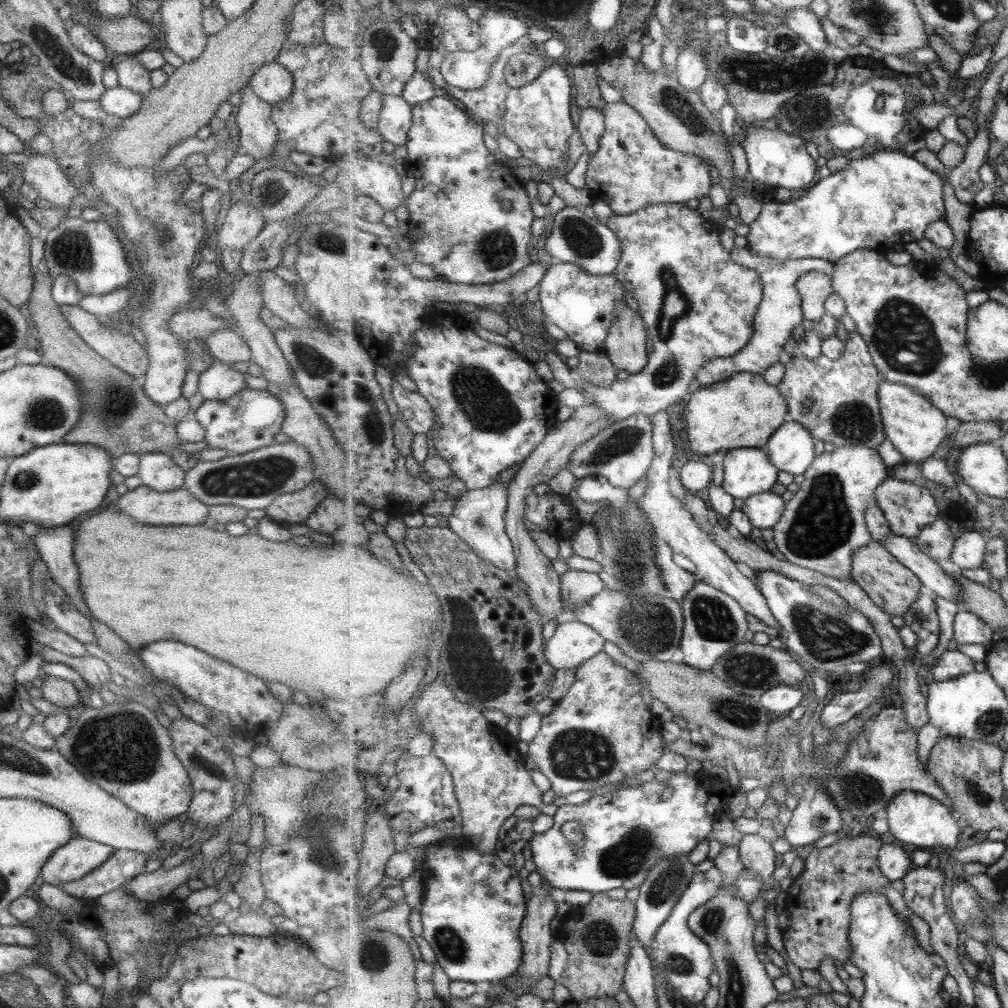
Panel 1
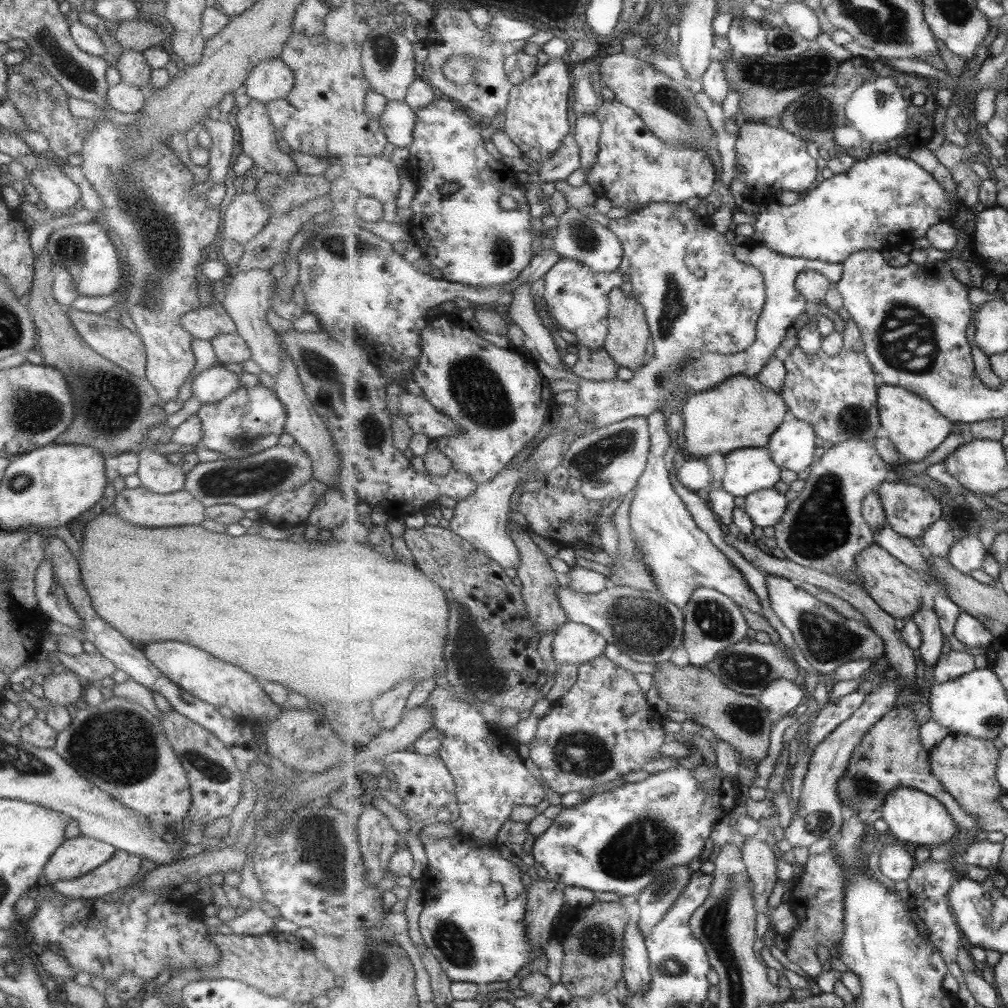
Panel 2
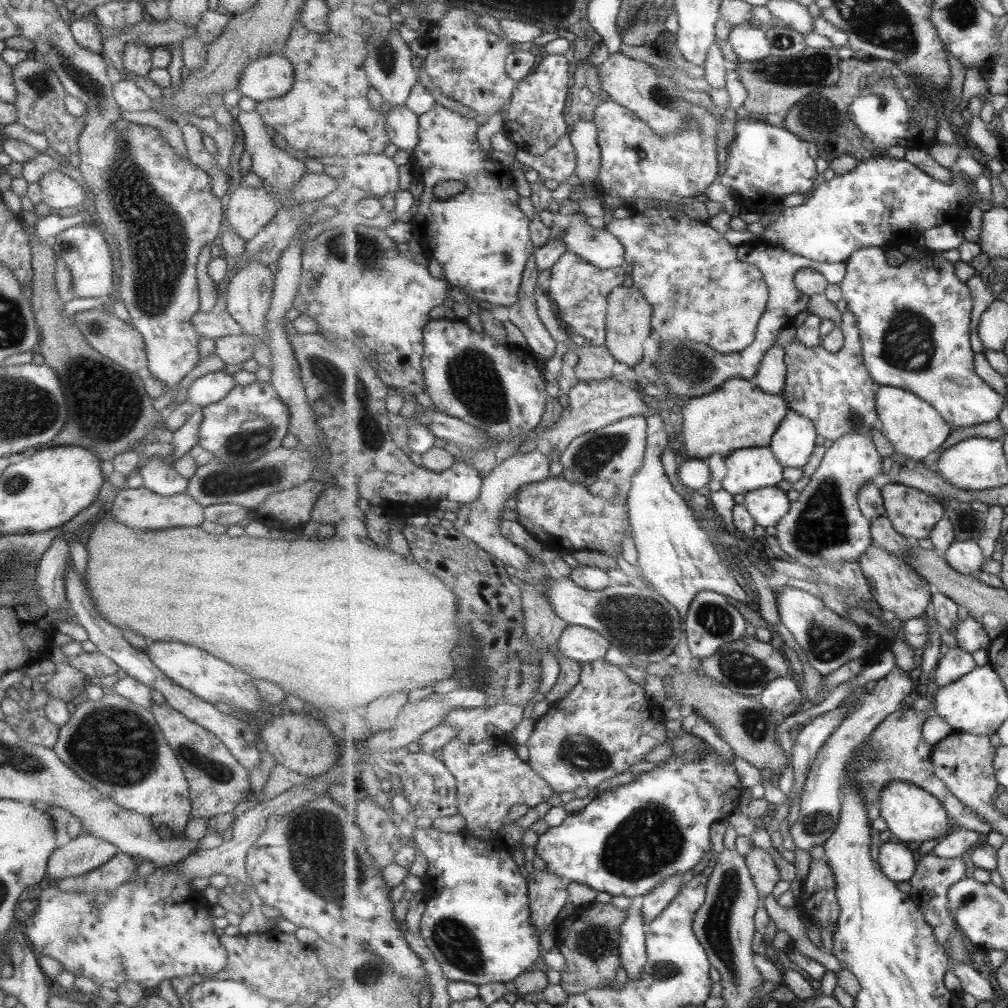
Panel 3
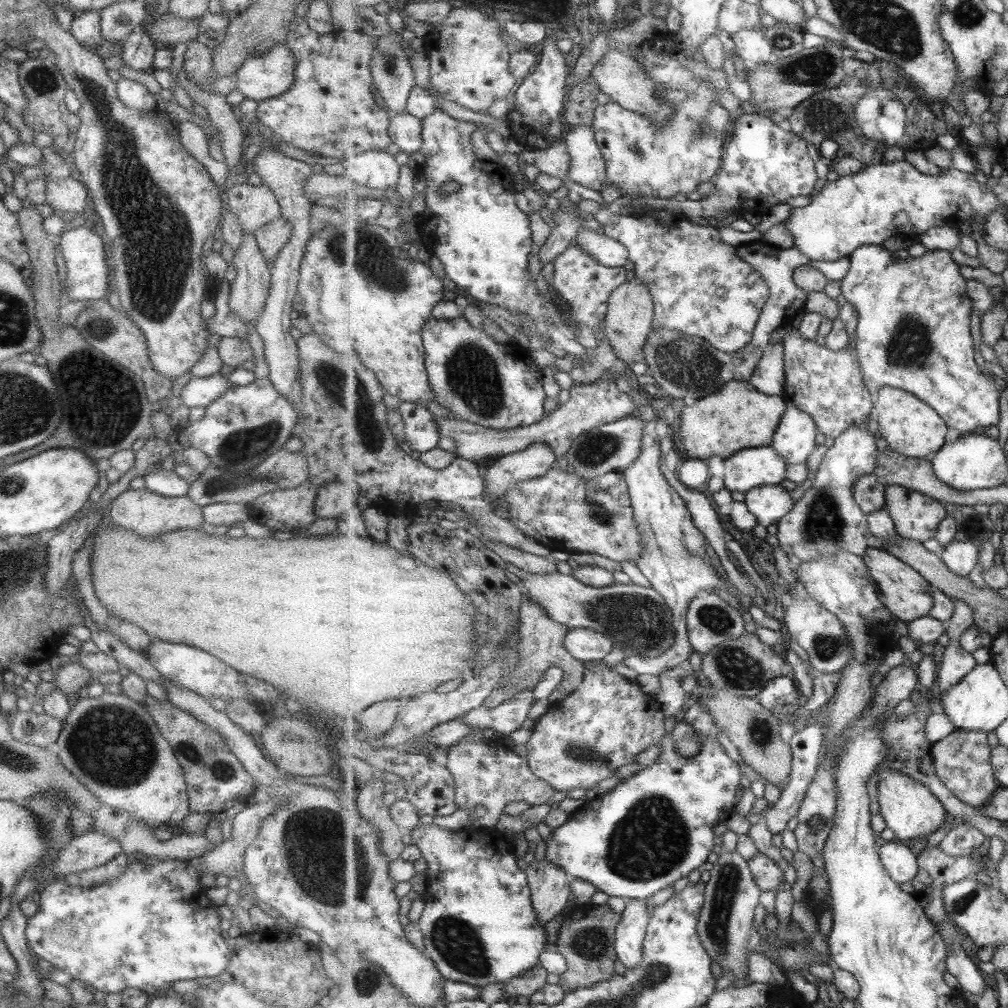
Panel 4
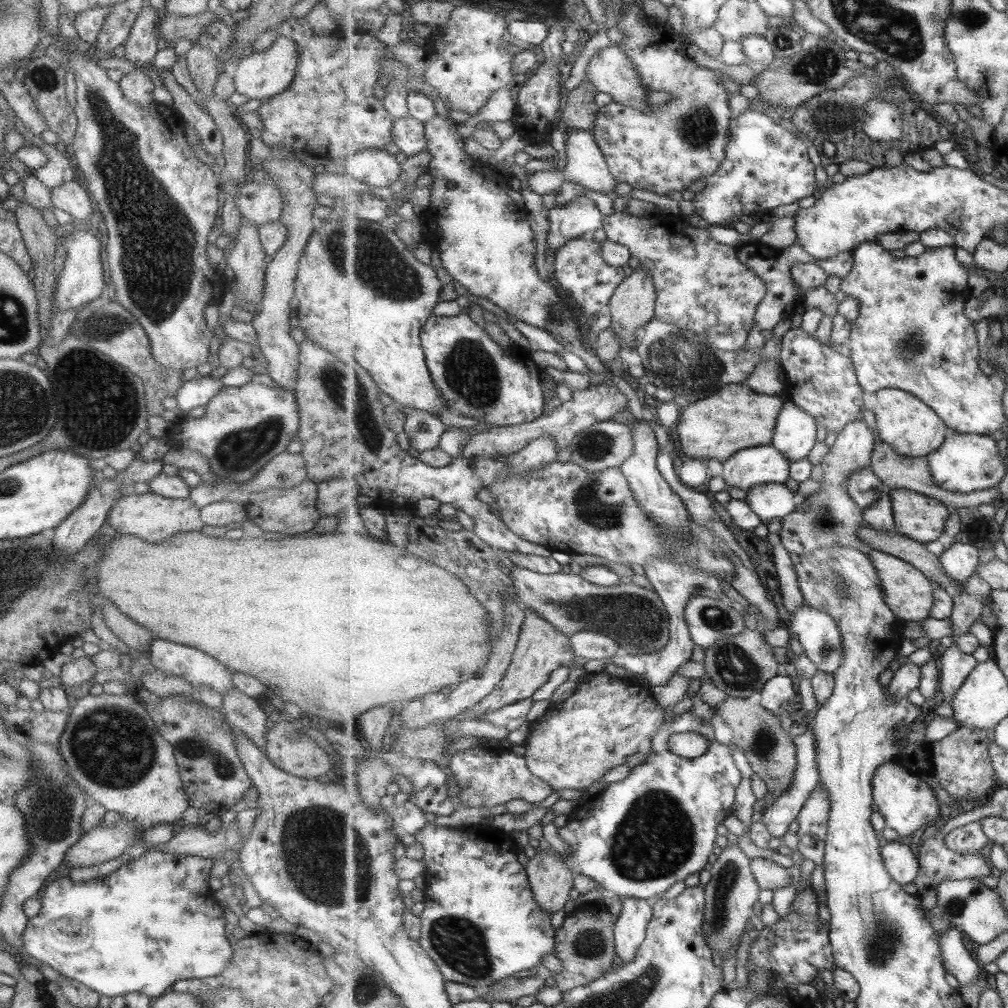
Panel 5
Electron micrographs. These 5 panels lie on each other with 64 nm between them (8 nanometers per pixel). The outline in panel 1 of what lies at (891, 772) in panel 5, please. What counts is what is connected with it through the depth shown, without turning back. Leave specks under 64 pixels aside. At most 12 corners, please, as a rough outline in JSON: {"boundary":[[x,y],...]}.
{"boundary":[[915,790],[885,810],[890,833],[929,850],[966,831],[952,808]]}

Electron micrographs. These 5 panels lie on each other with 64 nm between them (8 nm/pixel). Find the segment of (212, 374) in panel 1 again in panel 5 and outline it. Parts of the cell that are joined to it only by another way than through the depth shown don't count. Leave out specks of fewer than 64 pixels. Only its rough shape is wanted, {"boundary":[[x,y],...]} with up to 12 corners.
{"boundary":[[197,375],[181,383],[175,409],[187,413],[206,406],[221,380]]}

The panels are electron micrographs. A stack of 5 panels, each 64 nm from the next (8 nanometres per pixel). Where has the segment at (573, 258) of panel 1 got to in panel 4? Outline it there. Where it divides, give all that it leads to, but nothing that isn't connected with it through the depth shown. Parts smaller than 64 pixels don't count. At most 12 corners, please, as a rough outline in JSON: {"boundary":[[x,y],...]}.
{"boundary":[[591,228],[574,242],[602,266],[621,268],[630,260],[624,244]]}

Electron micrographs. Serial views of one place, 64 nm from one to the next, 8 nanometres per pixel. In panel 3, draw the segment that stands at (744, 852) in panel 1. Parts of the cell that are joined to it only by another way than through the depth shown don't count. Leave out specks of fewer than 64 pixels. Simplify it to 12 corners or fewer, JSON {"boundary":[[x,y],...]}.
{"boundary":[[753,846],[745,858],[761,898],[781,880],[771,854]]}

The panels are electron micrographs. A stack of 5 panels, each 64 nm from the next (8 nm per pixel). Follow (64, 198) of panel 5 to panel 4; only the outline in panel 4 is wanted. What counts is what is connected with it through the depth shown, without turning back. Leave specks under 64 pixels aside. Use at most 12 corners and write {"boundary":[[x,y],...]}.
{"boundary":[[71,177],[46,180],[54,211],[86,214],[87,190]]}

